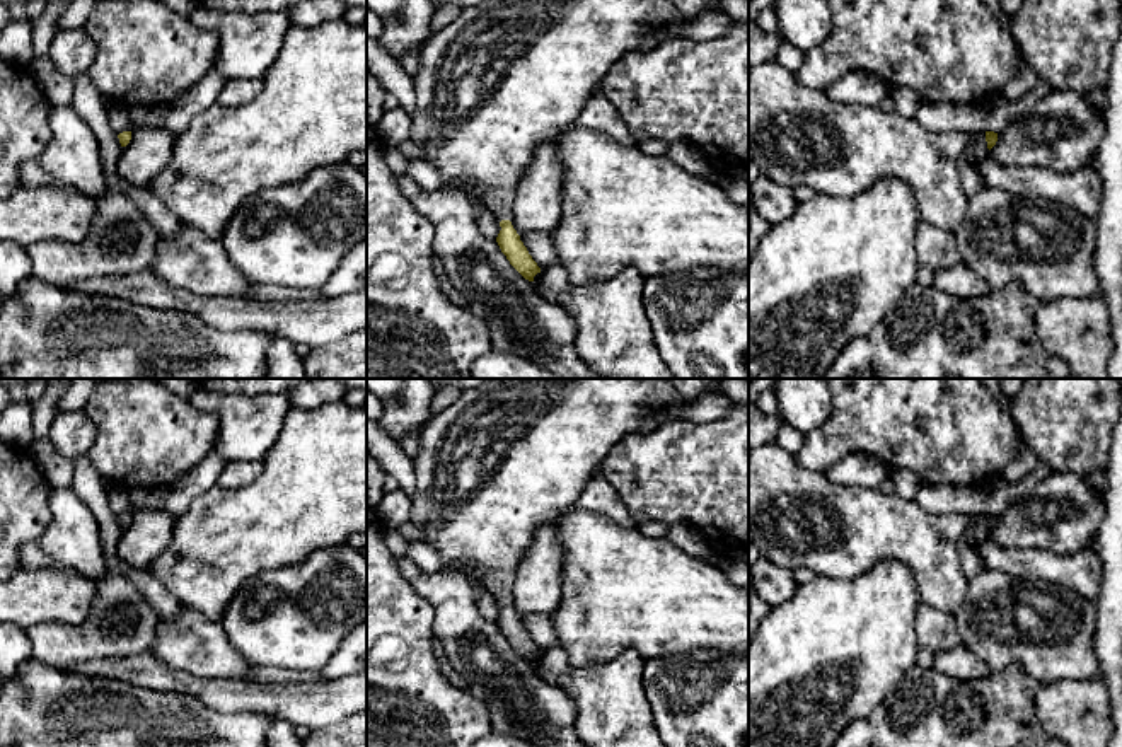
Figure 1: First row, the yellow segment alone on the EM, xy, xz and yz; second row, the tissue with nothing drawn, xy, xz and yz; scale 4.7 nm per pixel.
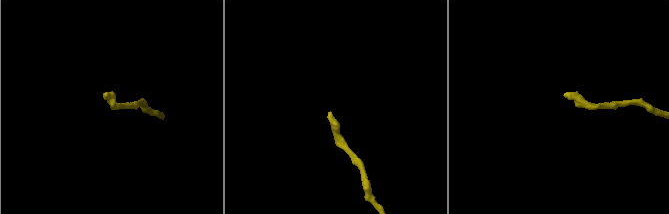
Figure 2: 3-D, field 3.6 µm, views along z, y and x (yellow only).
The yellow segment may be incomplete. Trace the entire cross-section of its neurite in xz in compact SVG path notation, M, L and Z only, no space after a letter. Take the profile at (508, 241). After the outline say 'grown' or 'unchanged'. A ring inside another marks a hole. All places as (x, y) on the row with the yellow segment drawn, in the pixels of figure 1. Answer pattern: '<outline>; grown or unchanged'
M488 0L464 9L421 46L409 140L426 148L423 160L433 164L445 179L466 184L483 196L486 208L500 220L496 242L501 252L525 280L534 281L541 268L510 217L517 184L535 148L573 126L585 104L600 92L612 65L634 51L645 34L668 24L689 24L697 17L680 15L672 0Z; grown

